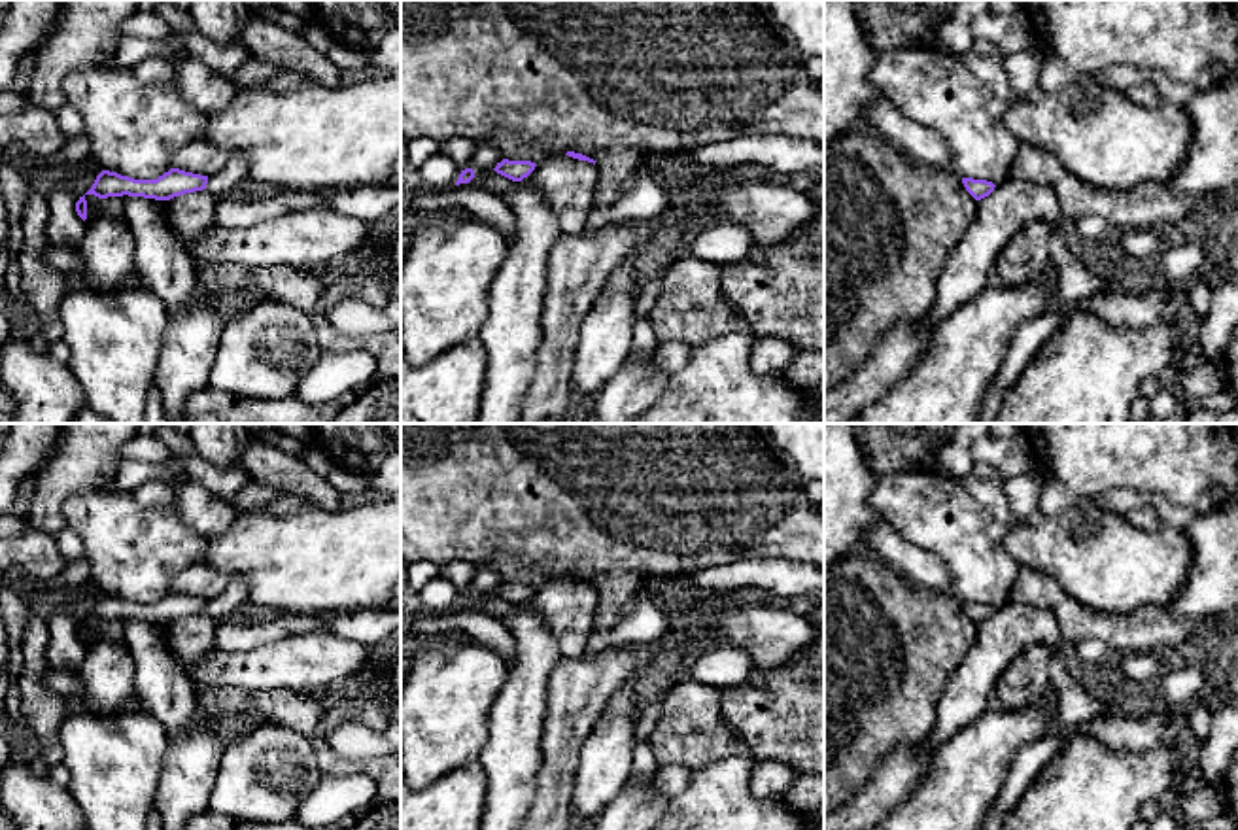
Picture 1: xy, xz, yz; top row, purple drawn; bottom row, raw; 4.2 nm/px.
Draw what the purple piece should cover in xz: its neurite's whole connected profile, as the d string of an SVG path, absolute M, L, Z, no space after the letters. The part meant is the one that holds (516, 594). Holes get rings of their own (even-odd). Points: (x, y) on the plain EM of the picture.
M503 582L501 586L497 586L497 590L493 592L497 597L512 603L512 605L522 605L524 601L527 601L533 594L535 594L535 586L531 584L508 584Z

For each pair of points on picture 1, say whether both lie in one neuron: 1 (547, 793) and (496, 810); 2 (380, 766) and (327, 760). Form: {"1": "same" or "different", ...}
{"1": "different", "2": "same"}

